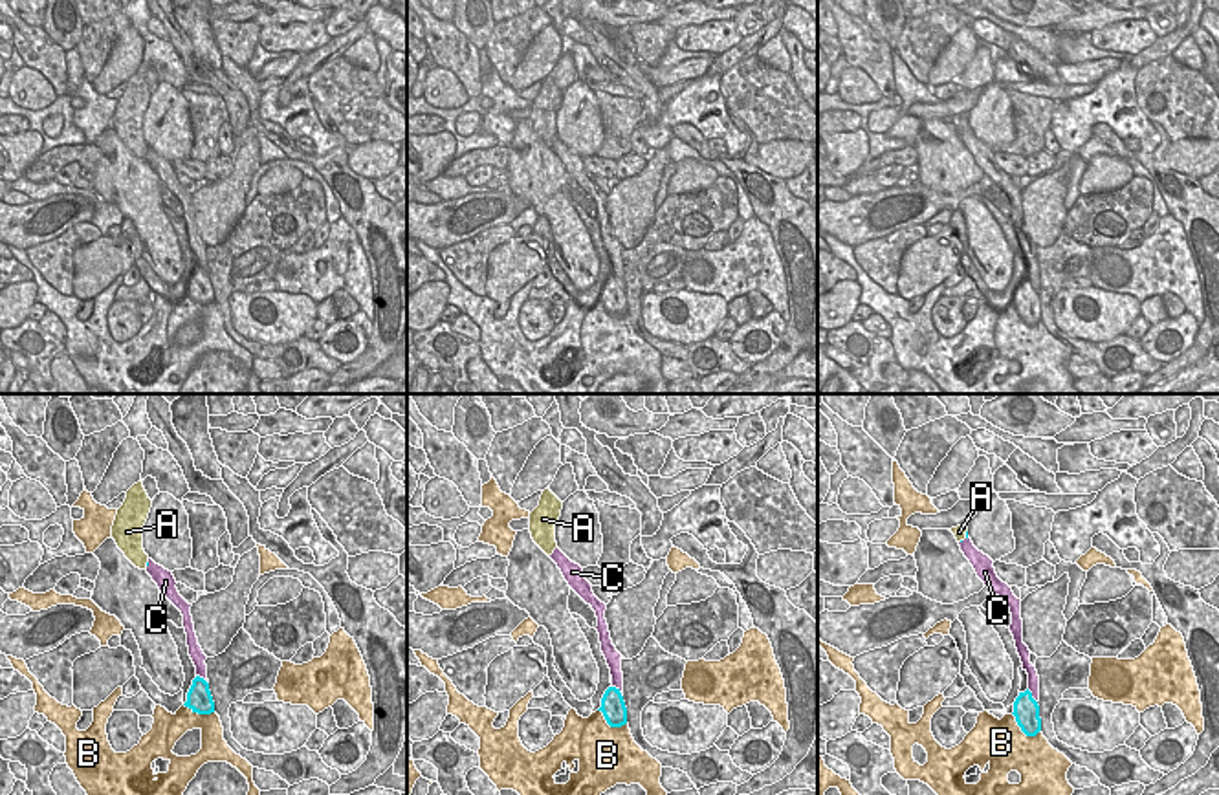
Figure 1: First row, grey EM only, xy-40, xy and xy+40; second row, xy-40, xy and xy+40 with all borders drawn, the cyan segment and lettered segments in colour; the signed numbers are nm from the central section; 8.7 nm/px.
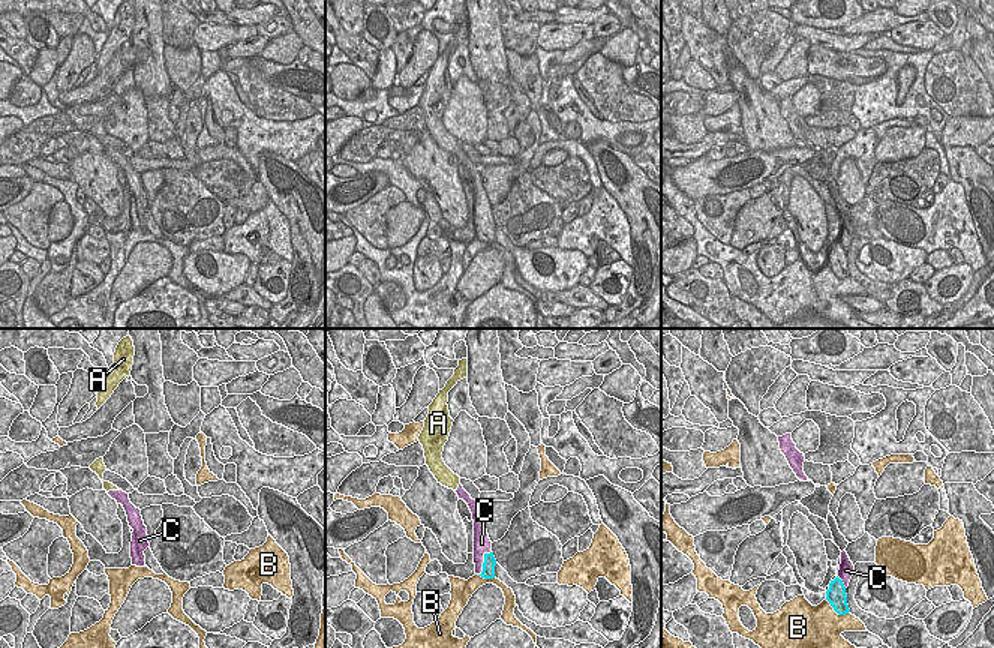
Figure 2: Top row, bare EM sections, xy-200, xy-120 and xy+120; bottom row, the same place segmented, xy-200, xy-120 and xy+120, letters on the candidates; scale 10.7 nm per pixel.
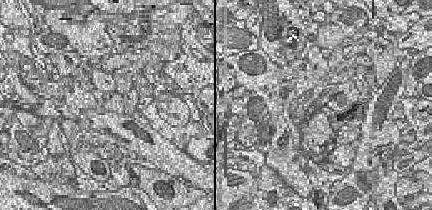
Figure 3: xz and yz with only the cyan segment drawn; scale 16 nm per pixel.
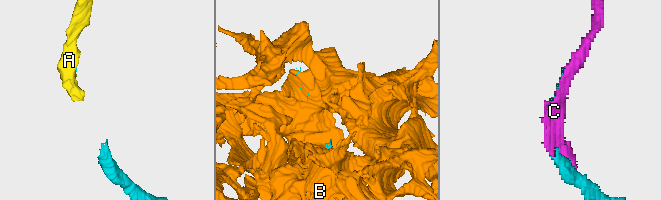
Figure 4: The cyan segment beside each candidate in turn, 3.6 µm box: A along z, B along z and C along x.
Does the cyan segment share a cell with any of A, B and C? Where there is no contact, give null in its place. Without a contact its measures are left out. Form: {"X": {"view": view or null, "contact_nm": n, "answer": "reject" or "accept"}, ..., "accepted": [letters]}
{"A": {"view": "xy+40", "contact_nm": 80, "answer": "accept"}, "B": {"view": "xy+40", "contact_nm": 300, "answer": "reject"}, "C": {"view": "xy", "contact_nm": 140, "answer": "reject"}, "accepted": ["A"]}

